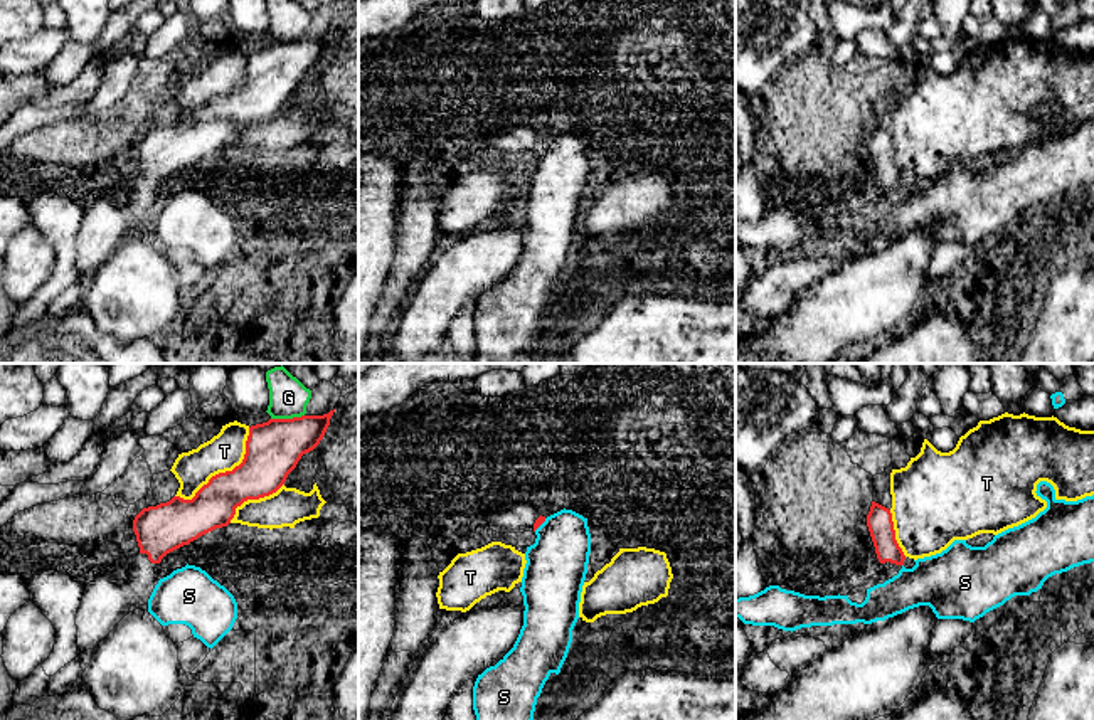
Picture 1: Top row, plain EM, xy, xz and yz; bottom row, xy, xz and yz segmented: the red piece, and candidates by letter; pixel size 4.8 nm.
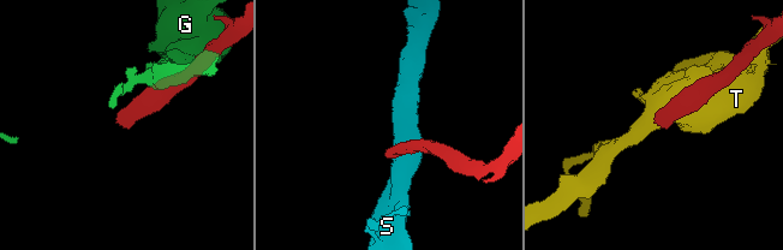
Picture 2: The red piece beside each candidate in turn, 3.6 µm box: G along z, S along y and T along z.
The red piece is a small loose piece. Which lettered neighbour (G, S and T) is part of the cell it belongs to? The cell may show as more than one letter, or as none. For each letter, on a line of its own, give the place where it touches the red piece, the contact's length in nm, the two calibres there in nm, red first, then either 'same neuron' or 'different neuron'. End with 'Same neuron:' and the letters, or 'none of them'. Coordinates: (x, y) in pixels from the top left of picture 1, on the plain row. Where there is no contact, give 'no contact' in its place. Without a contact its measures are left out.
G: contact xy (286, 42); length 160 nm; calibres 260 and 190 nm; different neuron
S: contact xz (539, 148); length 90 nm; calibres 40 and 300 nm; different neuron
T: contact xy (226, 95); length 480 nm; calibres 260 and 180 nm; different neuron
Same neuron: none of them

